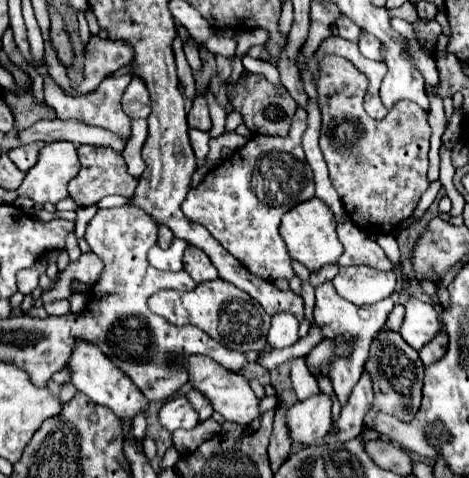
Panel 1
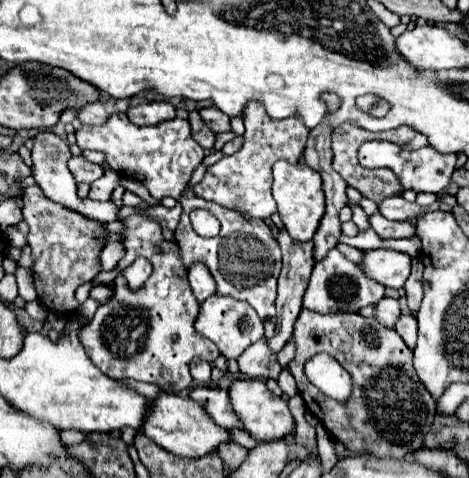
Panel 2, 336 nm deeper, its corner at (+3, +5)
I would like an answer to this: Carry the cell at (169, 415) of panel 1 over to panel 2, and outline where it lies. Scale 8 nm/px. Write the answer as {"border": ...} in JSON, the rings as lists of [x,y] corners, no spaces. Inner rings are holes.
{"border":[[[200,385],[200,387],[194,387],[190,391],[190,399],[200,403],[204,407],[204,411],[208,413],[208,417],[224,427],[224,429],[230,429],[230,427],[240,427],[240,421],[236,419],[230,403],[228,403],[228,389],[222,389],[222,387],[206,387],[206,385]]]}

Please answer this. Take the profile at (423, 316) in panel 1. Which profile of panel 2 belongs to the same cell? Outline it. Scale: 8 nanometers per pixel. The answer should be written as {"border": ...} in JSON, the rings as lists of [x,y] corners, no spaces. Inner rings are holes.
{"border":[[[382,299],[380,303],[376,303],[376,319],[384,325],[384,327],[394,327],[396,321],[400,319],[402,311],[400,311],[400,303],[398,299]]]}

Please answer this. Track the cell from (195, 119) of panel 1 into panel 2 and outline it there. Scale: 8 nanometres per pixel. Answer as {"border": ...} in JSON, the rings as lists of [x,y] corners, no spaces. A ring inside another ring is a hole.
{"border":[[[204,107],[198,111],[202,121],[214,131],[214,133],[224,133],[230,131],[230,117],[222,113],[218,107]]]}

